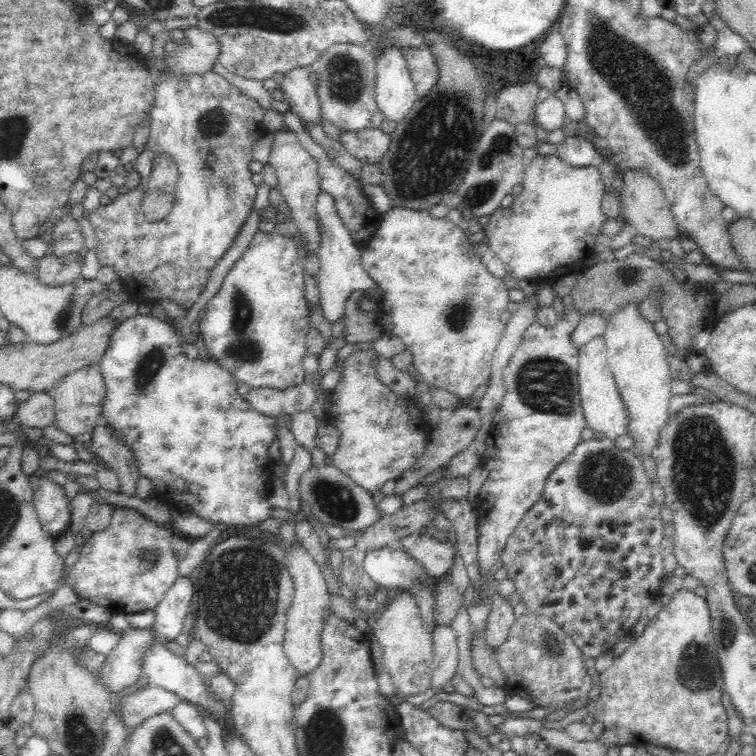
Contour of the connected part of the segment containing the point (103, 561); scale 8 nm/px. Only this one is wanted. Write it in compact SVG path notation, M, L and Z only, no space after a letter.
M115 507L110 524L92 534L70 570L68 585L79 599L104 606L111 615L155 610L179 578L170 532L135 509Z

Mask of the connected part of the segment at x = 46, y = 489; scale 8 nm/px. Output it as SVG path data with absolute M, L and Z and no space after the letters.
M40 470L29 476L29 483L33 490L32 502L44 532L54 539L64 534L64 530L69 530L72 516L64 487Z

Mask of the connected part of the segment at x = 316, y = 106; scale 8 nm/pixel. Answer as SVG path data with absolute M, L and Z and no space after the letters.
M296 68L285 74L278 88L288 99L289 110L306 125L320 126L323 119L316 84L308 68Z

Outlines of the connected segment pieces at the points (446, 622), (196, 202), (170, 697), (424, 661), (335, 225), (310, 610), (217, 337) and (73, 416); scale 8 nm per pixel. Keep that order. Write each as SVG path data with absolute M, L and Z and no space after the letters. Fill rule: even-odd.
M448 576L436 581L435 600L433 607L435 625L450 627L458 614L464 596L460 595L452 585Z
M168 69L156 81L155 103L151 108L149 140L146 150L134 161L134 170L140 173L140 184L129 192L119 194L106 206L87 213L95 233L95 253L101 266L114 269L119 280L134 282L134 294L166 298L188 310L198 302L206 290L208 278L216 262L230 248L253 210L257 186L252 181L248 164L253 161L255 143L267 133L263 125L266 111L256 100L242 94L236 86L215 73L206 75L174 76ZM170 155L178 169L175 201L166 218L148 222L141 208L141 201L153 172L154 158Z
M149 685L136 694L113 698L113 707L118 709L124 728L129 734L146 719L162 714L166 710L174 711L181 702L176 694L159 686Z
M411 592L392 593L385 612L368 634L376 635L383 650L382 669L391 676L395 691L403 697L418 695L430 689L430 668L434 658L432 636L423 625L416 600Z
M321 190L315 205L320 225L322 225L321 245L317 252L320 268L315 276L319 290L318 307L324 318L334 323L345 314L346 300L352 292L355 290L371 292L372 298L377 303L380 297L380 285L362 267L362 261L360 261L362 247L354 242L350 231L346 229L344 222L340 219L332 195Z
M296 539L292 546L287 546L286 549L288 553L285 554L285 560L295 585L295 594L286 616L283 647L299 676L307 676L322 660L321 631L324 629L326 618L331 614L332 601L324 580L323 570L312 559L312 556L297 544Z
M278 230L272 232L272 234L264 234L262 231L256 232L254 238L248 244L248 248L242 253L242 256L234 263L234 266L230 268L228 274L216 293L216 295L209 300L204 308L200 310L198 316L198 324L200 328L200 337L204 340L205 346L209 351L209 355L213 360L216 360L225 369L228 369L232 376L236 377L236 381L245 382L250 387L272 387L278 390L286 390L292 386L298 386L298 384L304 382L304 376L307 373L302 367L302 360L308 355L306 347L306 333L311 328L309 323L309 313L307 311L307 303L304 297L304 265L301 260L304 259L305 253L301 249L298 240L295 237L286 237L282 235Z
M99 364L89 365L67 374L48 393L52 395L55 404L55 417L51 424L54 428L62 430L73 438L85 432L92 433L92 430L96 428L98 416L102 414L102 401L106 396Z

